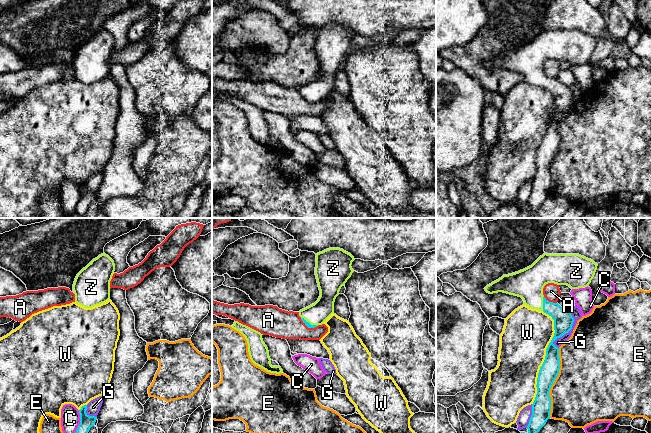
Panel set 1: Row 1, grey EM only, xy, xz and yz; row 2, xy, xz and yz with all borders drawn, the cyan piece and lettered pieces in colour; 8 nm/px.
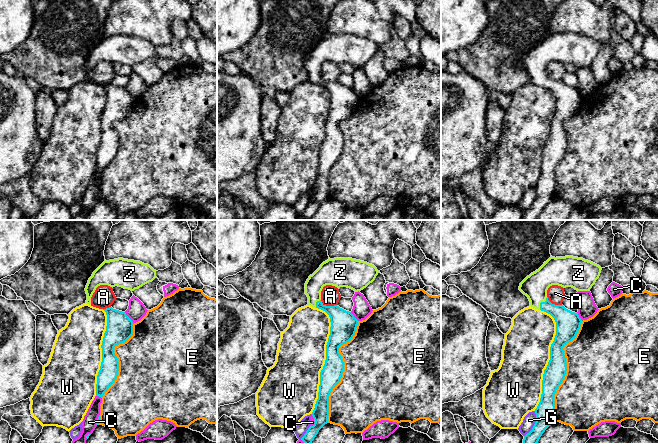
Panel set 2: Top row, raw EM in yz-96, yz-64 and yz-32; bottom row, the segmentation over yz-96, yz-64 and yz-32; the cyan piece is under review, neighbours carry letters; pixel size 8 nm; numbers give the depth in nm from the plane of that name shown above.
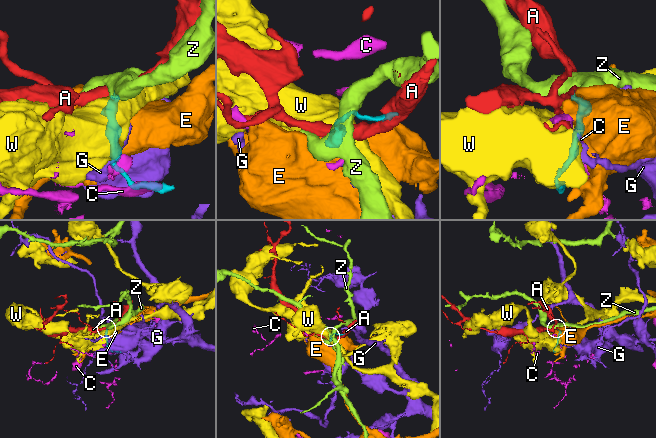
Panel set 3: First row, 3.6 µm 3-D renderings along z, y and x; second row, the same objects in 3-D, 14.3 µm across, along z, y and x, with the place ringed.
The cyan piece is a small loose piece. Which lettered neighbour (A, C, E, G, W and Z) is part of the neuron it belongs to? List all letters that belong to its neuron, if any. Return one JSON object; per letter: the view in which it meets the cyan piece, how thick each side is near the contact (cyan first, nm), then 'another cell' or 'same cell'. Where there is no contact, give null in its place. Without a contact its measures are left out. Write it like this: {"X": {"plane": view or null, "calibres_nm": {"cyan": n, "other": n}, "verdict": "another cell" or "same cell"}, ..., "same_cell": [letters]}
{"A": {"plane": "xz", "calibres_nm": {"cyan": 40, "other": 220}, "verdict": "another cell"}, "C": {"plane": "xy", "calibres_nm": {"cyan": 110, "other": 160}, "verdict": "another cell"}, "E": {"plane": "yz", "calibres_nm": {"cyan": 160, "other": 480}, "verdict": "another cell"}, "G": {"plane": "yz", "calibres_nm": {"cyan": 160, "other": 80}, "verdict": "another cell"}, "W": {"plane": "yz", "calibres_nm": {"cyan": 150, "other": 380}, "verdict": "another cell"}, "Z": {"plane": "xz", "calibres_nm": {"cyan": 40, "other": 180}, "verdict": "same cell"}, "same_cell": ["Z"]}

